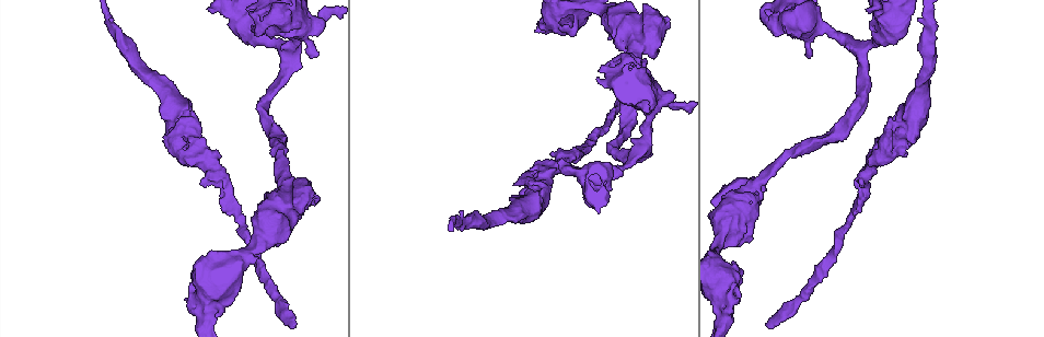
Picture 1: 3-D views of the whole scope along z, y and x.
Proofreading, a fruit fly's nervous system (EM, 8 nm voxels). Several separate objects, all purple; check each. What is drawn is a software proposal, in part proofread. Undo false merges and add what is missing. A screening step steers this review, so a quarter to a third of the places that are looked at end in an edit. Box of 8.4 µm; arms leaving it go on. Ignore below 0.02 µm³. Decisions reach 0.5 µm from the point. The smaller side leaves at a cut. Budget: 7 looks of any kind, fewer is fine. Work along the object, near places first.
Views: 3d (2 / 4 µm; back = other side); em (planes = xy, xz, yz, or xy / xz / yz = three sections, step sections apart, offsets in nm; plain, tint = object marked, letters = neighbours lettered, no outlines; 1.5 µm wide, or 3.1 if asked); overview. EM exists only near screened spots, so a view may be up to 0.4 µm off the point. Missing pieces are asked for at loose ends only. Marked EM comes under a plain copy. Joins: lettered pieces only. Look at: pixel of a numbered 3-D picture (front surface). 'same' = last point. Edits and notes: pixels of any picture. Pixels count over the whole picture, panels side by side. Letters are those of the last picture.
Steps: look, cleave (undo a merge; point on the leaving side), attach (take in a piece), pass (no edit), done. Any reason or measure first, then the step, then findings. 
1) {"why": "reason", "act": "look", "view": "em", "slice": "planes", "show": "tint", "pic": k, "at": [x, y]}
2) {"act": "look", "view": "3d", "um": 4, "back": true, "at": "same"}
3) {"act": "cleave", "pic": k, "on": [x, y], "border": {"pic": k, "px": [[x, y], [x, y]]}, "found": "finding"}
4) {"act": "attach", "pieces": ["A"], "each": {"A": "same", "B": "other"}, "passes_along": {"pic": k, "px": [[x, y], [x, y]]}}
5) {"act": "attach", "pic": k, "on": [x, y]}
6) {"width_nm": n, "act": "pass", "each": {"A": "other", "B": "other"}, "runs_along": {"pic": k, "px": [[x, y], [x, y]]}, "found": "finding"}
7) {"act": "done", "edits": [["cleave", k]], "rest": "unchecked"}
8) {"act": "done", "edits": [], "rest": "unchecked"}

{"why": "free end", "act": "look", "view": "em", "slice": "planes", "show": "letters", "pic": 1, "at": [785, 33]}

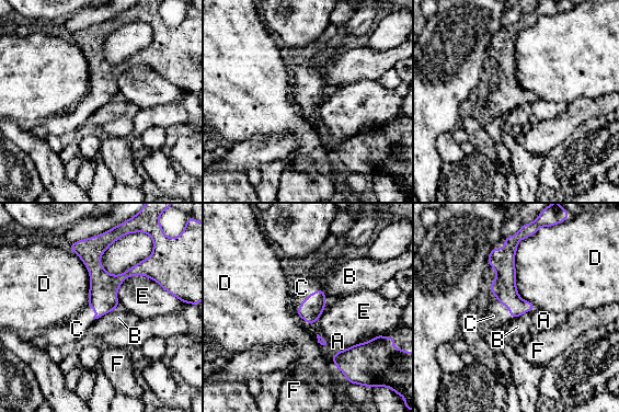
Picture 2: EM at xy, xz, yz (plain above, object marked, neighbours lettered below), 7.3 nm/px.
{"act": "attach", "pieces": ["C"], "each": {"A": "other", "B": "other", "C": "same", "D": "other", "E": "other", "F": "other"}, "passes_along": {"pic": 2, "px": [[504, 288], [509, 310], [496, 318]]}, "found": "it goes on there"}

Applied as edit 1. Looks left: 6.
{"act": "look", "view": "overview"}

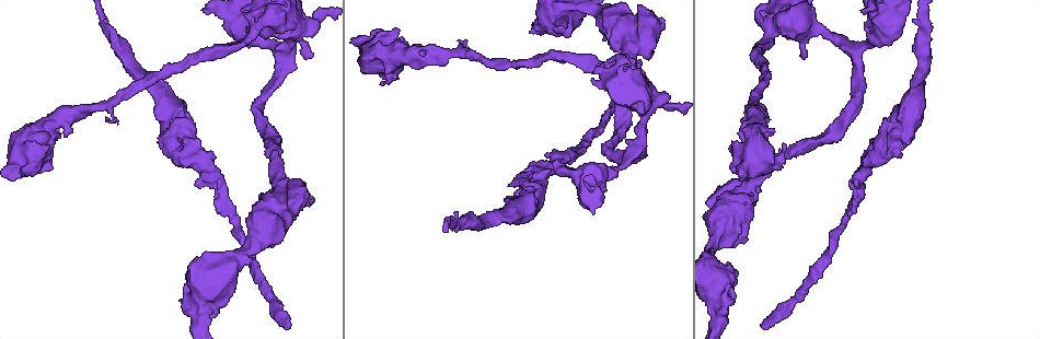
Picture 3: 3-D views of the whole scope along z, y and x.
{"why": "an open end", "act": "look", "view": "em", "slice": "planes", "show": "letters", "pic": 3, "at": [289, 324]}

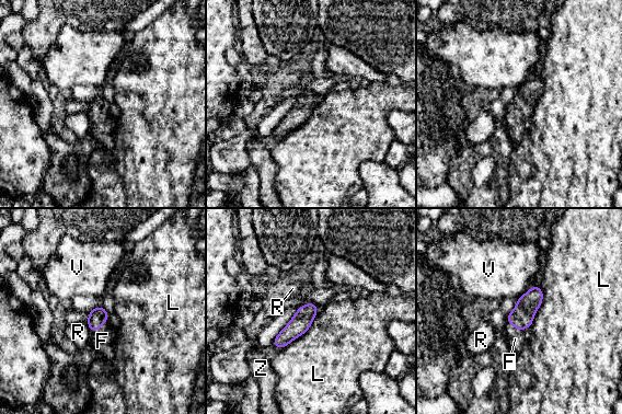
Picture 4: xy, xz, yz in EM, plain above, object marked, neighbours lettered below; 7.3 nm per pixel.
{"act": "attach", "pieces": ["F"], "each": {"F": "same", "L": "other", "R": "other", "V": "other", "Z": "other"}, "passes_along": {"pic": 4, "px": [[521, 317], [515, 328], [515, 338]]}, "found": "the neuron continues"}

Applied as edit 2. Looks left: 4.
{"why": "an open end", "act": "look", "view": "3d", "um": 4, "back": true, "pic": 3, "at": [737, 276]}

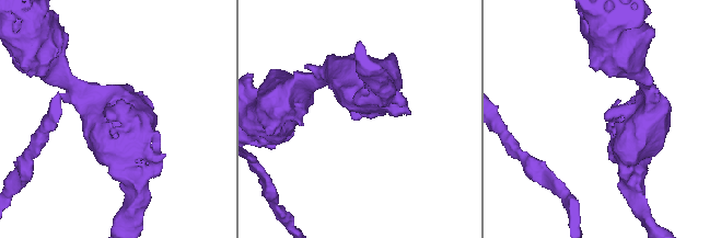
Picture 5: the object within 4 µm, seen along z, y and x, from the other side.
{"why": "need the tissue", "act": "look", "view": "em", "slice": "planes", "show": "letters", "pic": 5, "at": [359, 120]}

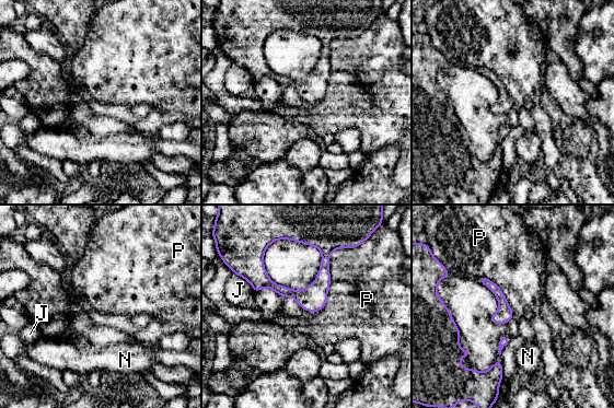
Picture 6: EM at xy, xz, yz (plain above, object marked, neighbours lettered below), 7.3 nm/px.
{"longest_contact_nm": ["P", 600], "act": "pass", "each": {"J": "other", "N": "other", "P": "other"}, "runs_along": {"pic": 6, "px": [[323, 246], [323, 279], [309, 293], [250, 278]]}, "found": "no lettered piece goes on from it"}

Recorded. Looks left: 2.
{"act": "done", "edits": [["attach", 2], ["attach", 4]], "rest": "unchecked"}

